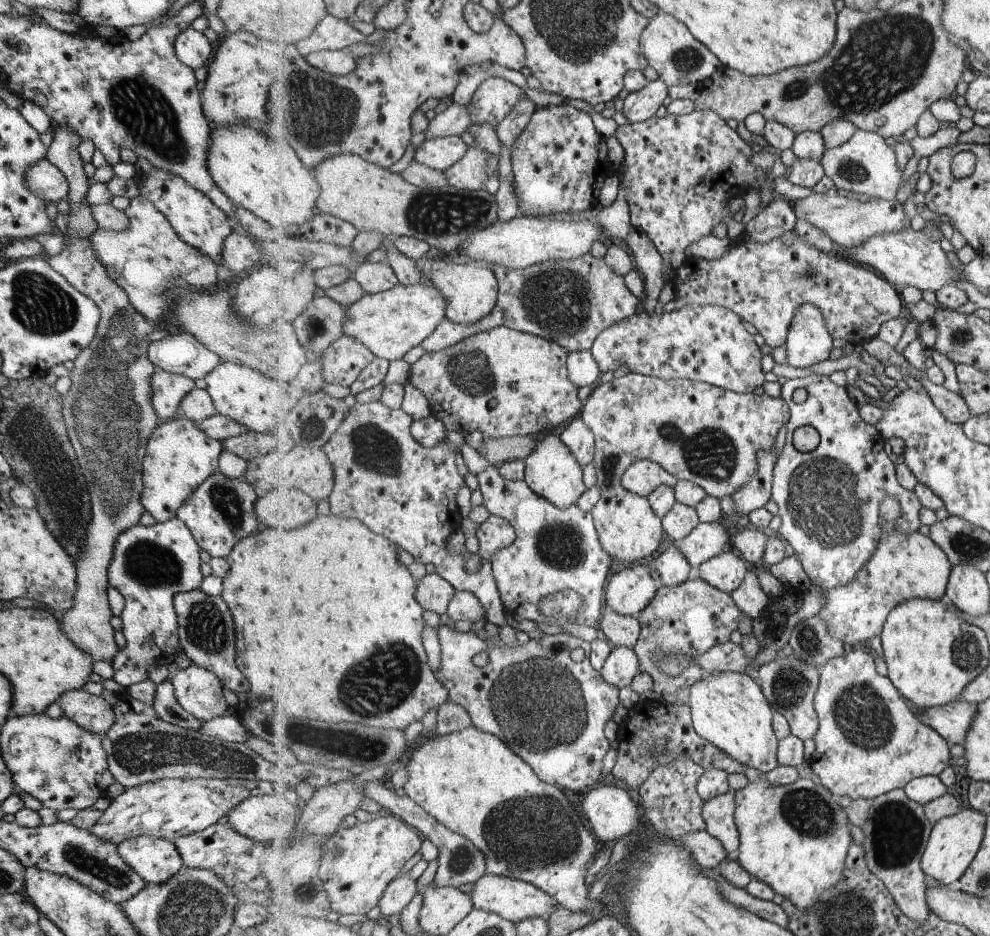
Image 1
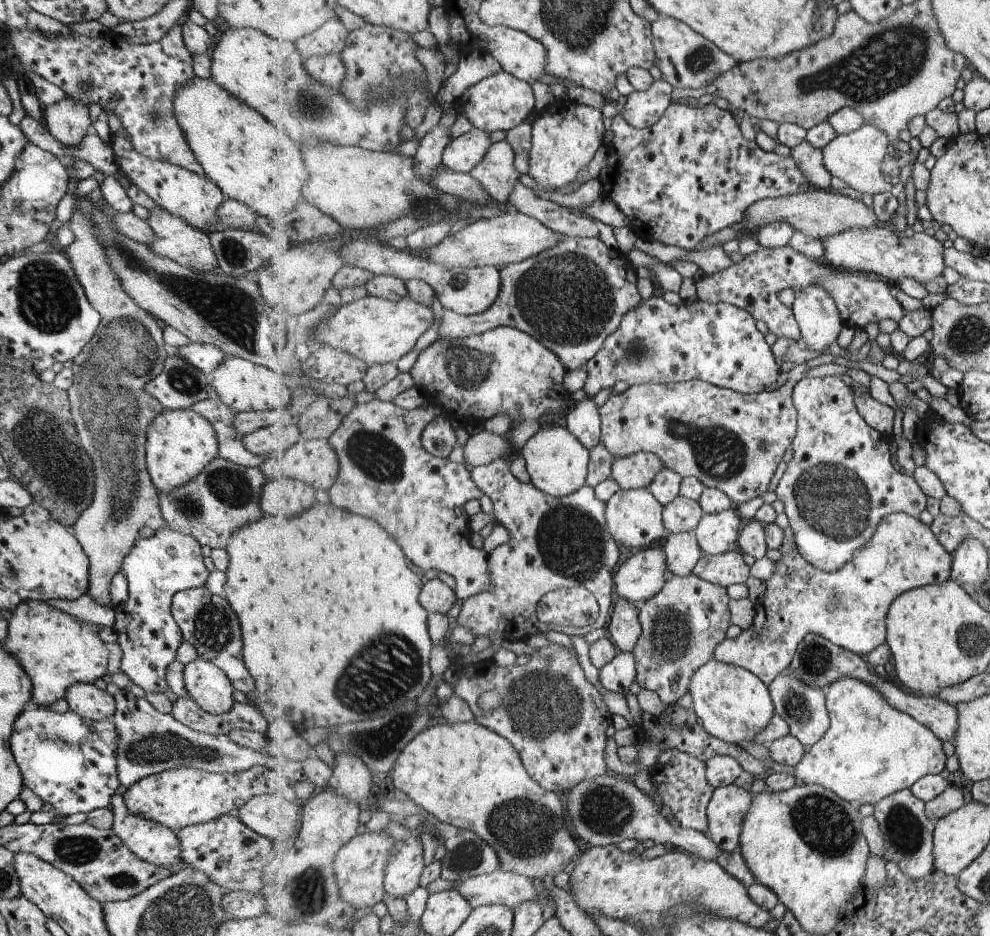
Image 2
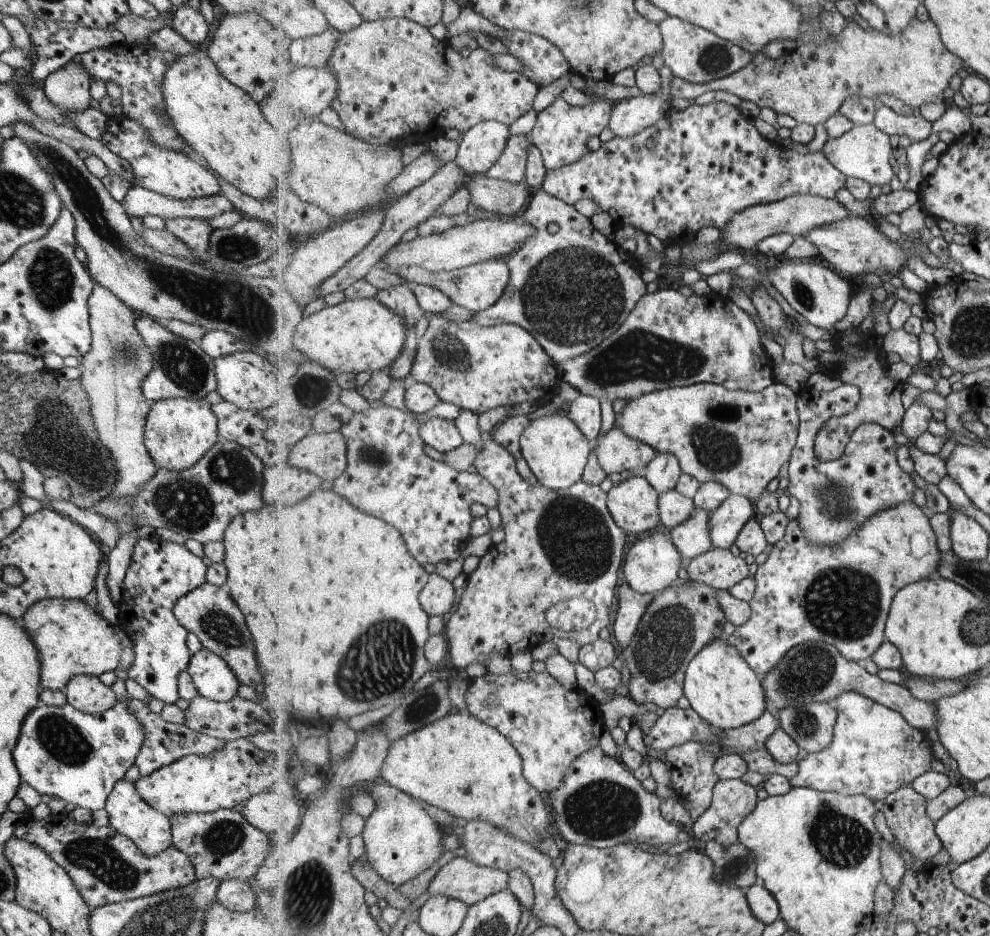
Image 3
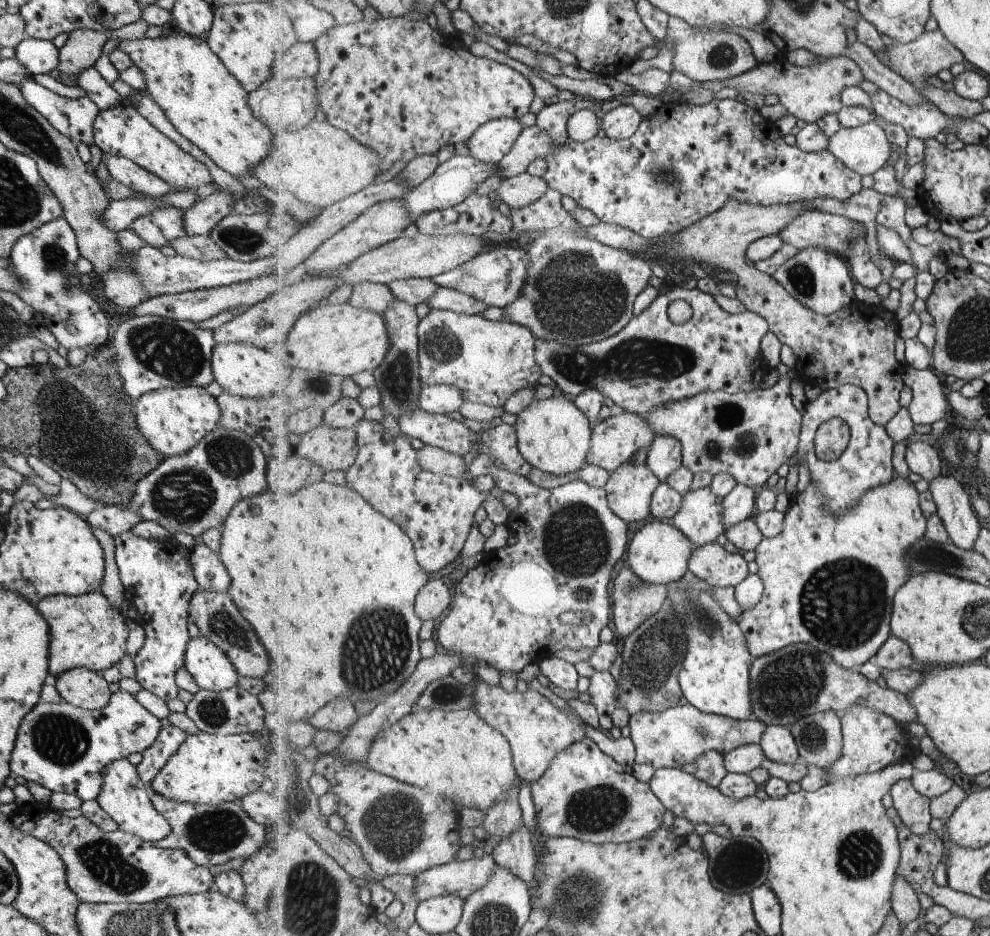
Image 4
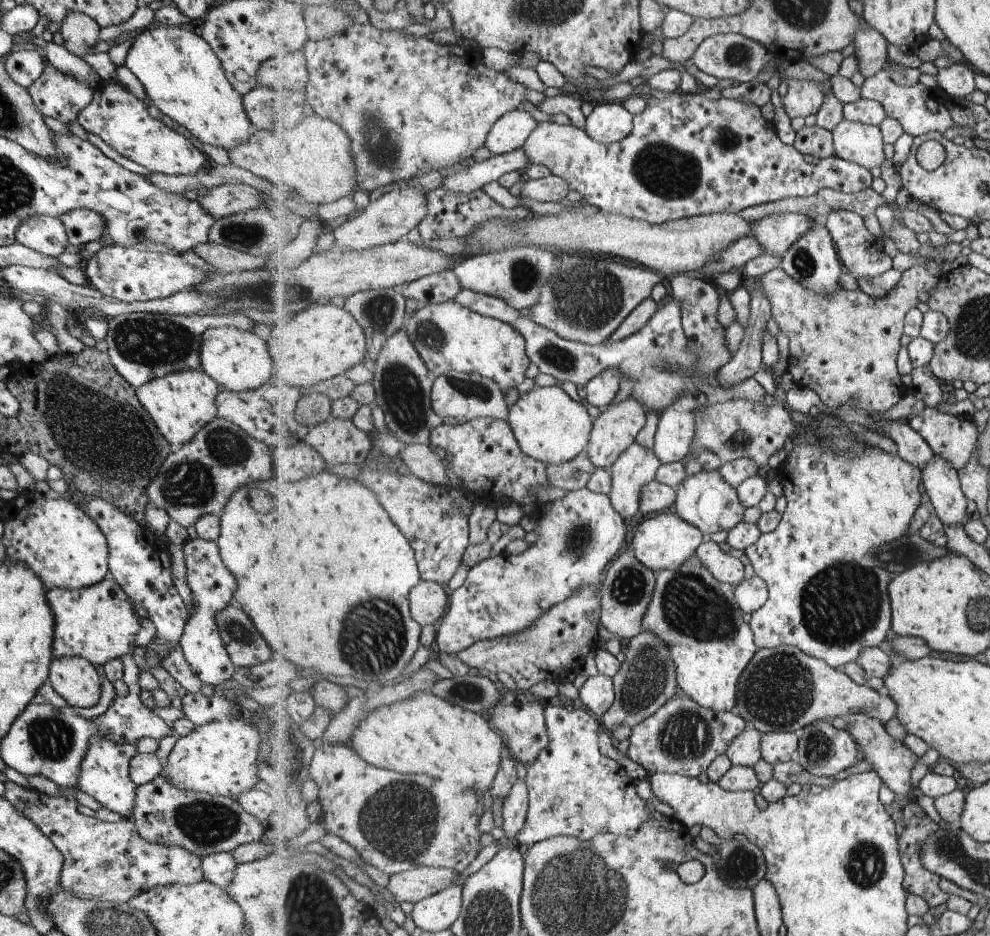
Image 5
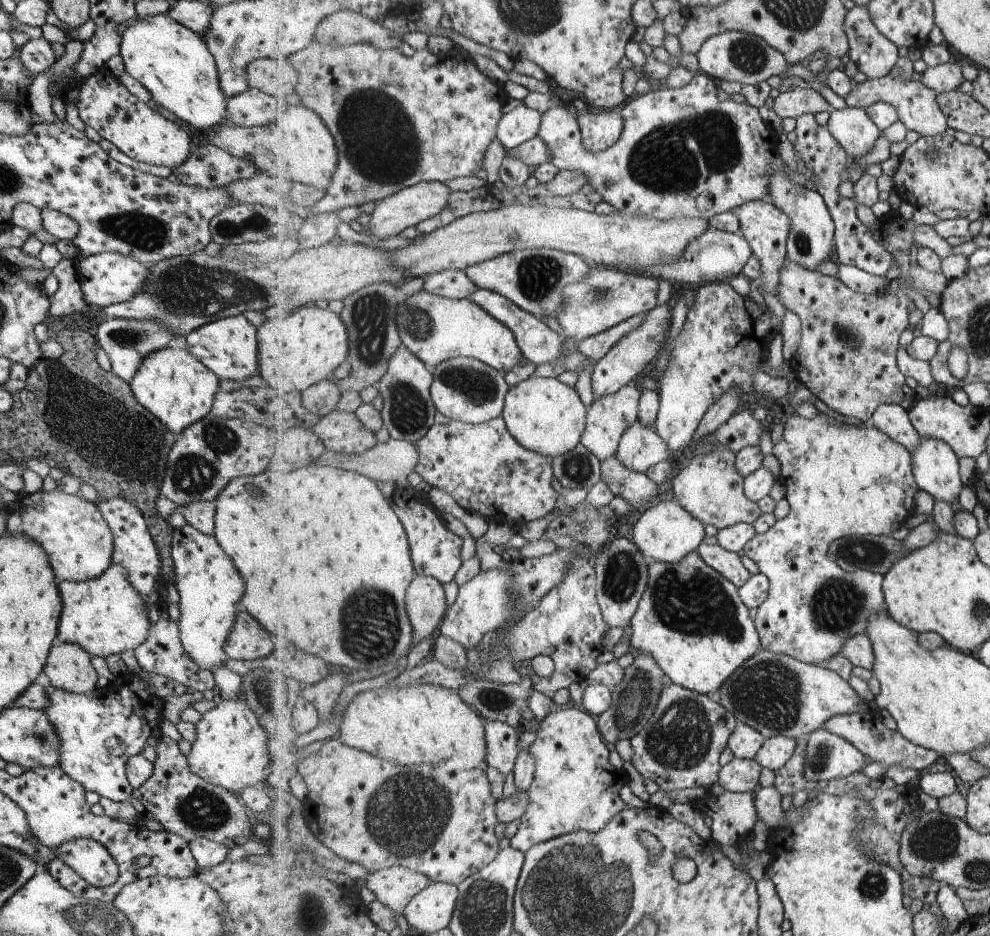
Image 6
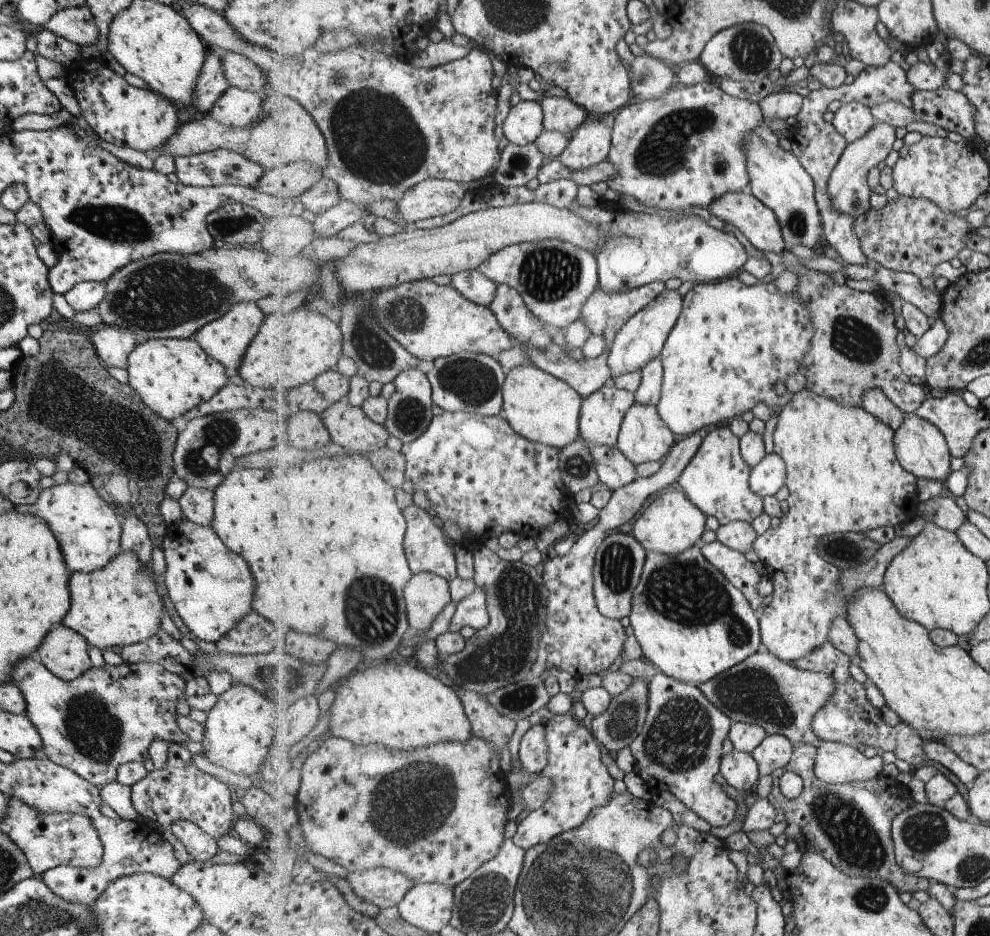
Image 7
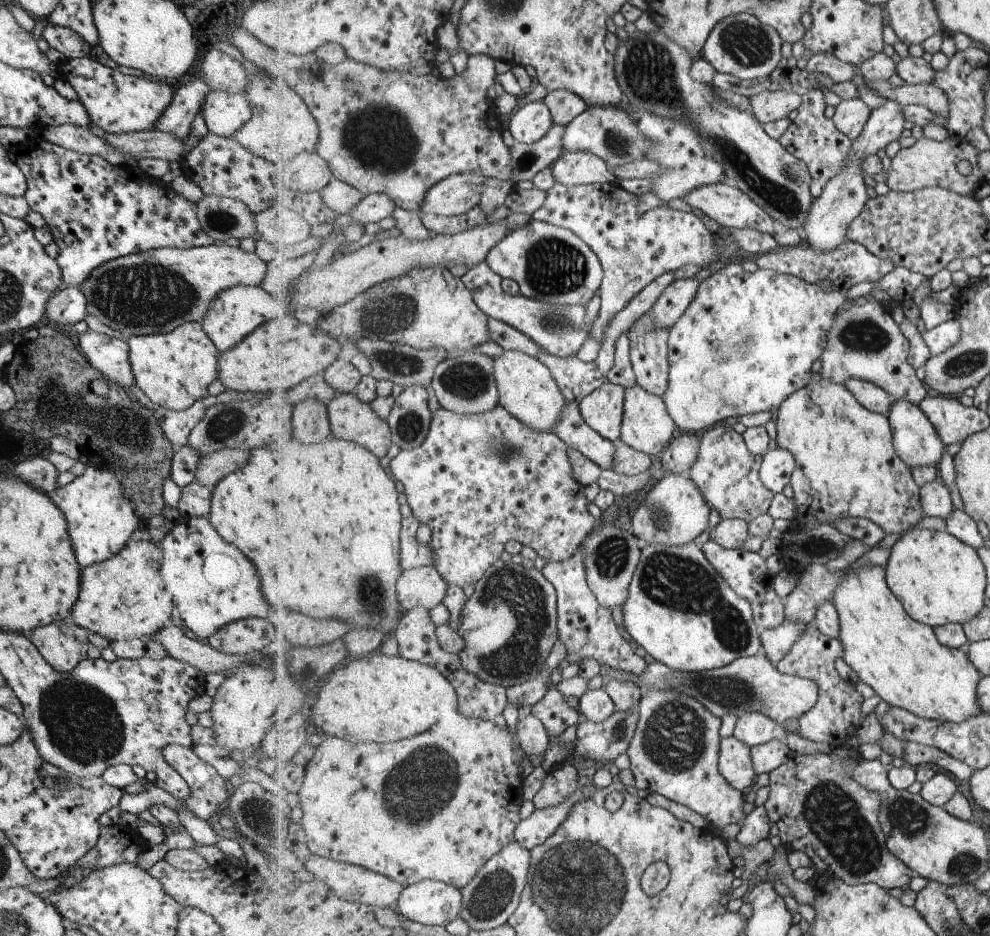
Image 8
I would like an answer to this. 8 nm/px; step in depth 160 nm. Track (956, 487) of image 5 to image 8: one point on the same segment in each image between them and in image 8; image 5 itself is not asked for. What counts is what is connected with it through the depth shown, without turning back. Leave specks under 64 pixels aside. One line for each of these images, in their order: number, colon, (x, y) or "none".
6: (935, 464)
7: (922, 448)
8: (916, 440)

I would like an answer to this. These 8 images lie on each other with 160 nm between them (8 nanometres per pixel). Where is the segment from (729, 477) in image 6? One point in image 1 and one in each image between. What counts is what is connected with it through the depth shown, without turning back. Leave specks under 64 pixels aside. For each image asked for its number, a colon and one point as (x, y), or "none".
1: (672, 565)
2: (683, 550)
3: (693, 538)
4: (701, 517)
5: (705, 500)

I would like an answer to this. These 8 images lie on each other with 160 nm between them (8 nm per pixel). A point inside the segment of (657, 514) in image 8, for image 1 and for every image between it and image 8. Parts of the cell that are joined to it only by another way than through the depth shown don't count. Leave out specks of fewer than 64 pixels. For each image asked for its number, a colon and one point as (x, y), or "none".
1: (631, 589)
2: (642, 576)
3: (653, 564)
4: (660, 554)
5: (665, 542)
6: (666, 532)
7: (672, 524)

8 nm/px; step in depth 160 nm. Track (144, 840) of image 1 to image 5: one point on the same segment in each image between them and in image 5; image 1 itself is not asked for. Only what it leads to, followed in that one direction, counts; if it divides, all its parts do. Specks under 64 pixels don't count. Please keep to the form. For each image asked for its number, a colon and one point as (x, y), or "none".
2: (149, 840)
3: (128, 815)
4: (123, 797)
5: (103, 771)

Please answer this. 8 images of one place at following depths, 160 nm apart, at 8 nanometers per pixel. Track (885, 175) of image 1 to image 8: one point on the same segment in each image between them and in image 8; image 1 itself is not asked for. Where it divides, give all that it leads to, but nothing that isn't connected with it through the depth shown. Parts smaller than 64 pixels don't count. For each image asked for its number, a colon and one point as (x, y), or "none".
2: (857, 157)
3: (864, 152)
4: (865, 149)
5: (864, 144)
6: (852, 127)
7: (853, 120)
8: (851, 115)

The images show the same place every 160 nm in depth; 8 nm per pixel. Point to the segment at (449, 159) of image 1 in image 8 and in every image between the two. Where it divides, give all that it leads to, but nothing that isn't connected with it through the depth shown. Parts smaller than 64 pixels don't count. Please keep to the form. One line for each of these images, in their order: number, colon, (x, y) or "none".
2: (464, 153)
3: (479, 149)
4: (491, 143)
5: (511, 133)
6: (523, 124)
7: (525, 123)
8: (531, 123)

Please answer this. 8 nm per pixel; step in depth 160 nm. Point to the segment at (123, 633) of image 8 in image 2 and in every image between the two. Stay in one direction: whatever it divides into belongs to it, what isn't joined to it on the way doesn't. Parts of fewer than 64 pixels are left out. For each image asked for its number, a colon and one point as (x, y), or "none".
2: (56, 650)
3: (71, 639)
4: (86, 631)
5: (98, 622)
6: (105, 616)
7: (119, 604)

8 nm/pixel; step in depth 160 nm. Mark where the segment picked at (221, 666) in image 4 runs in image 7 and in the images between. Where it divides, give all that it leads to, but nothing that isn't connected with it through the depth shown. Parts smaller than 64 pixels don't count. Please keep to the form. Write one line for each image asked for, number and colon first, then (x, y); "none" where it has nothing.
5: (211, 585)
6: (209, 588)
7: (210, 588)

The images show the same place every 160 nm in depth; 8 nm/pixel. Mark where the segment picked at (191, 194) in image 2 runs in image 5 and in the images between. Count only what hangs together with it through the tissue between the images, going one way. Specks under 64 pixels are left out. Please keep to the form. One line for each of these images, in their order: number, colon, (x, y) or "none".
3: (167, 173)
4: (121, 131)
5: (120, 120)

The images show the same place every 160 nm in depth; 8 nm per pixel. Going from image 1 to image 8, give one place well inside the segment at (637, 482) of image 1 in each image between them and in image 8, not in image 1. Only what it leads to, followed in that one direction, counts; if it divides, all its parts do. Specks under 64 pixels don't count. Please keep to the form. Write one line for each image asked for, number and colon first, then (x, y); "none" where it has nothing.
2: (638, 470)
3: (617, 452)
4: (615, 441)
5: (617, 428)
6: (608, 418)
7: (603, 412)
8: (603, 410)

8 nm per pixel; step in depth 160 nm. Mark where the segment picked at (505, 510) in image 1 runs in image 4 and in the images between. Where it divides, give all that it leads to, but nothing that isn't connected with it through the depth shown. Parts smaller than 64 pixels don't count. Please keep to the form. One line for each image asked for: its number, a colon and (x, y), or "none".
2: (556, 543)
3: (558, 545)
4: (506, 613)

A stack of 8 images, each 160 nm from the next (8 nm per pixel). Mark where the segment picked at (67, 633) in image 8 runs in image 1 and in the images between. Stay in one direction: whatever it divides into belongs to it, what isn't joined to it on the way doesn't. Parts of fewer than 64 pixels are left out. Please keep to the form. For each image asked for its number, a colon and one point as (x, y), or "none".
1: (92, 712)
2: (91, 703)
3: (86, 694)
4: (82, 688)
5: (74, 679)
6: (68, 667)
7: (63, 652)

